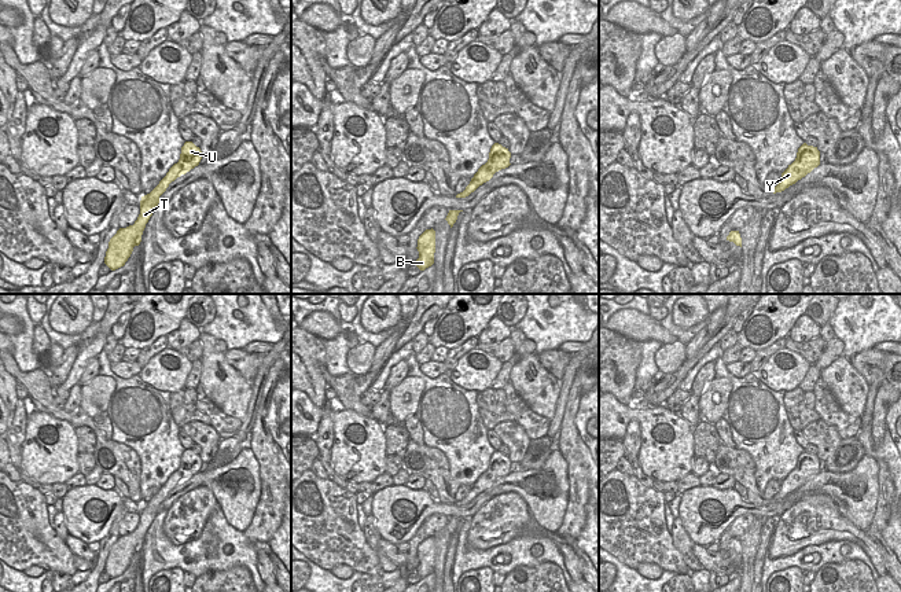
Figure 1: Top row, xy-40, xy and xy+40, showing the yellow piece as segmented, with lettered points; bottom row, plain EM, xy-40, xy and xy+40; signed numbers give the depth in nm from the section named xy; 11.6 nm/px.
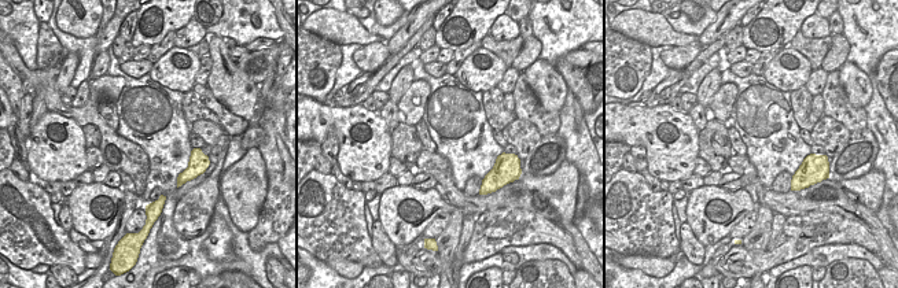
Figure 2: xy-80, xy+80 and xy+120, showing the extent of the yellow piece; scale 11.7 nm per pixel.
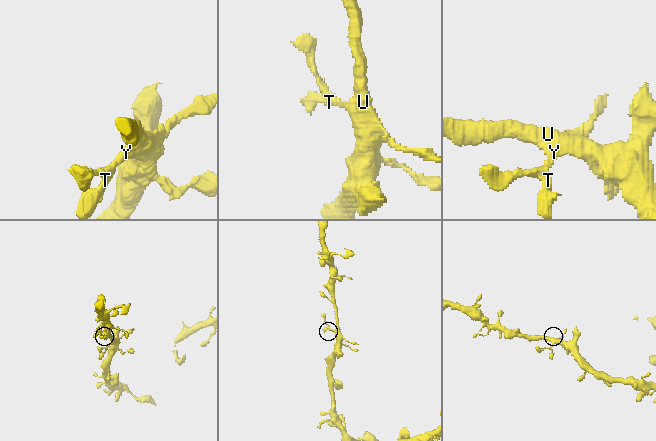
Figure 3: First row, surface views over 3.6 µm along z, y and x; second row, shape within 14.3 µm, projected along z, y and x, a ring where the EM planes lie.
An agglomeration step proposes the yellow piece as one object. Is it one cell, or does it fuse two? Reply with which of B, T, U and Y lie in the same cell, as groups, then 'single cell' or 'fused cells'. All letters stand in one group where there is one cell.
groups B T U Y; single cell

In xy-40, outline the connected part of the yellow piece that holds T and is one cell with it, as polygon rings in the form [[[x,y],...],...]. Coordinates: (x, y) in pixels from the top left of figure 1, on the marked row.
[[[185,141],[181,147],[179,162],[169,169],[166,176],[150,194],[141,196],[140,214],[135,224],[126,228],[119,228],[109,242],[104,264],[111,271],[124,266],[130,257],[133,247],[140,244],[146,224],[148,223],[155,207],[158,206],[159,196],[166,191],[169,184],[181,174],[185,174],[187,172],[198,166],[202,155],[203,154],[199,147],[196,147],[192,141]]]

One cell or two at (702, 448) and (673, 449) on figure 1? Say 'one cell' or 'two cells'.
two cells

